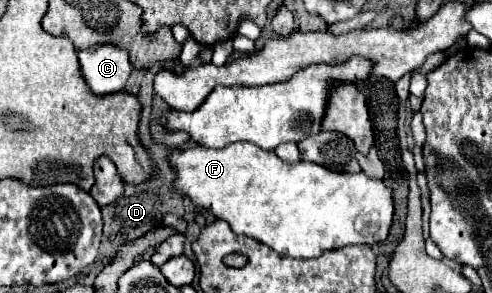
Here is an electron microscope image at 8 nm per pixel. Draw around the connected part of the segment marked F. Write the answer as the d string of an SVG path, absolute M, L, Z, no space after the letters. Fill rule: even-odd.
M234 143L224 149L190 147L186 151L172 151L170 157L178 173L176 189L188 195L198 209L208 209L216 219L228 221L234 233L248 235L282 257L320 257L324 251L342 249L356 243L382 243L386 241L394 217L392 189L382 179L358 173L336 173L312 161L286 163L276 153L260 149L250 143Z

